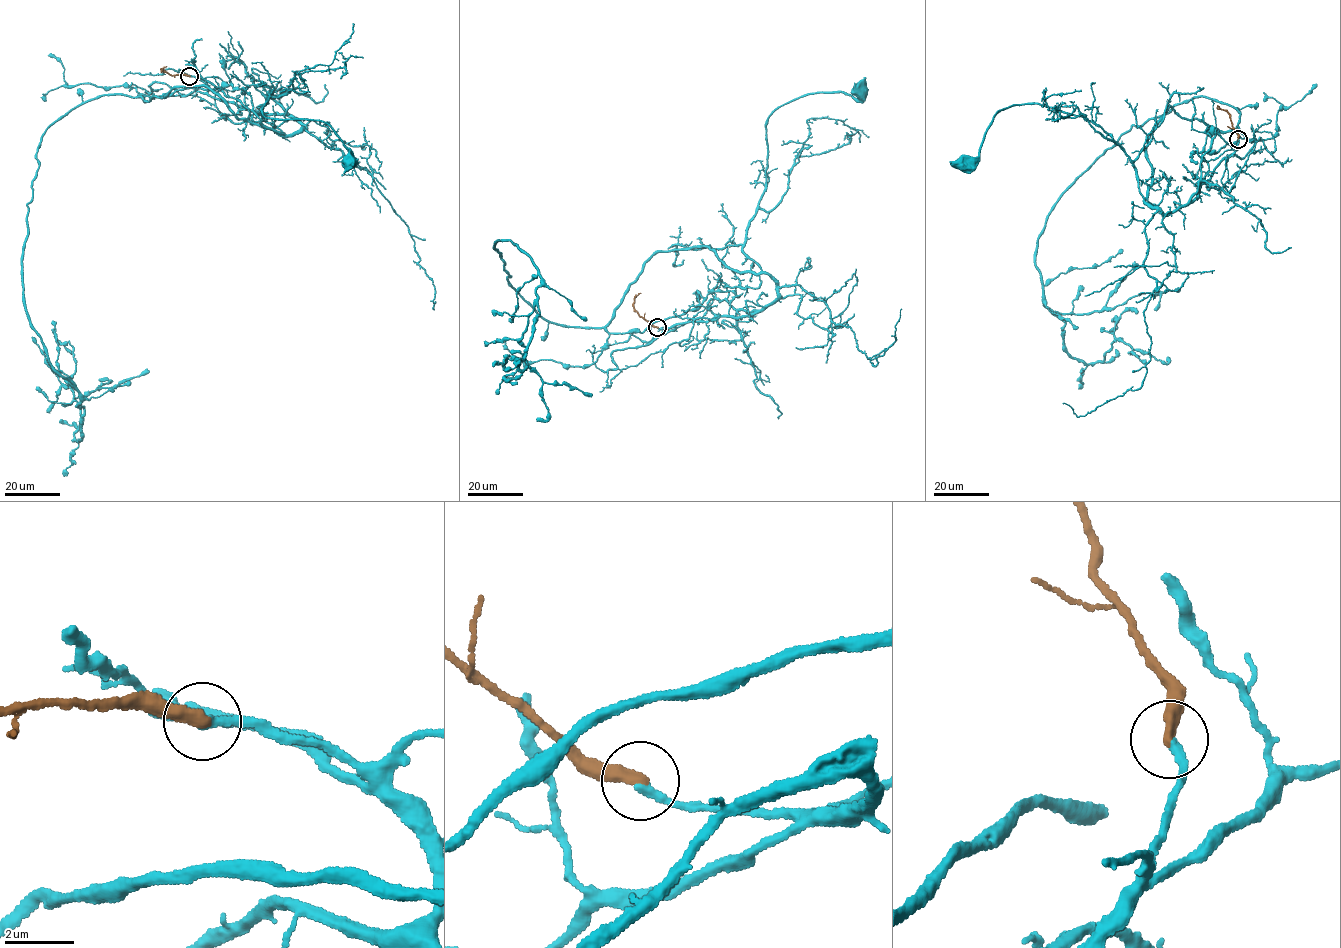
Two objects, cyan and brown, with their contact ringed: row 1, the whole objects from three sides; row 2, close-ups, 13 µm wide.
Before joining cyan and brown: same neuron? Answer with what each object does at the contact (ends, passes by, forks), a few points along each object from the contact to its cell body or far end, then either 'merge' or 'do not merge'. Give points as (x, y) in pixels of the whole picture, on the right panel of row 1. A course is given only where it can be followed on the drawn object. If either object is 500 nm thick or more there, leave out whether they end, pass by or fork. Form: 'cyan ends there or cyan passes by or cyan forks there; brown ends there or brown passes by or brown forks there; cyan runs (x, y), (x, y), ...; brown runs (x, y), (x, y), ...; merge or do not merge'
cyan ends there; brown ends there; cyan runs (1238, 139), (1195, 200), (1166, 214), (1144, 201), (1113, 136), (1038, 104), (1001, 110), (978, 156), (961, 165); brown runs (1238, 139), (1229, 114), (1217, 106); merge

